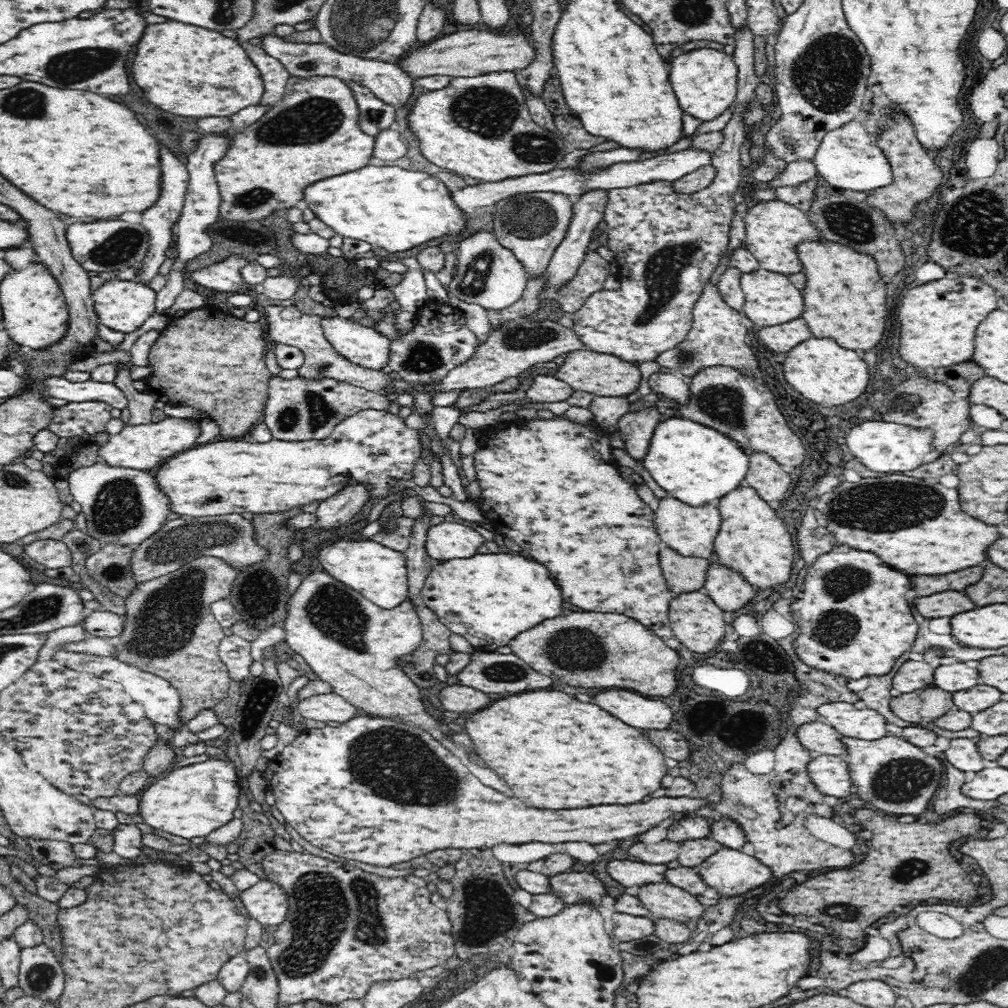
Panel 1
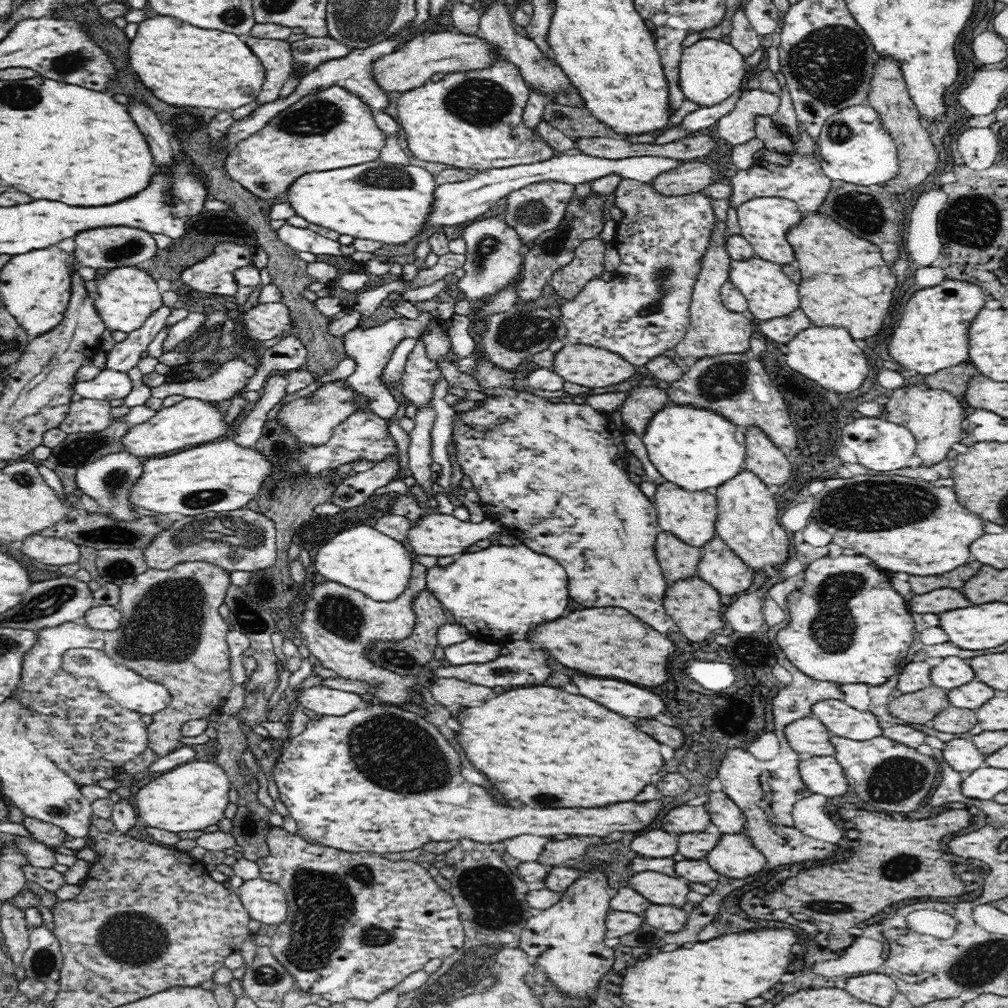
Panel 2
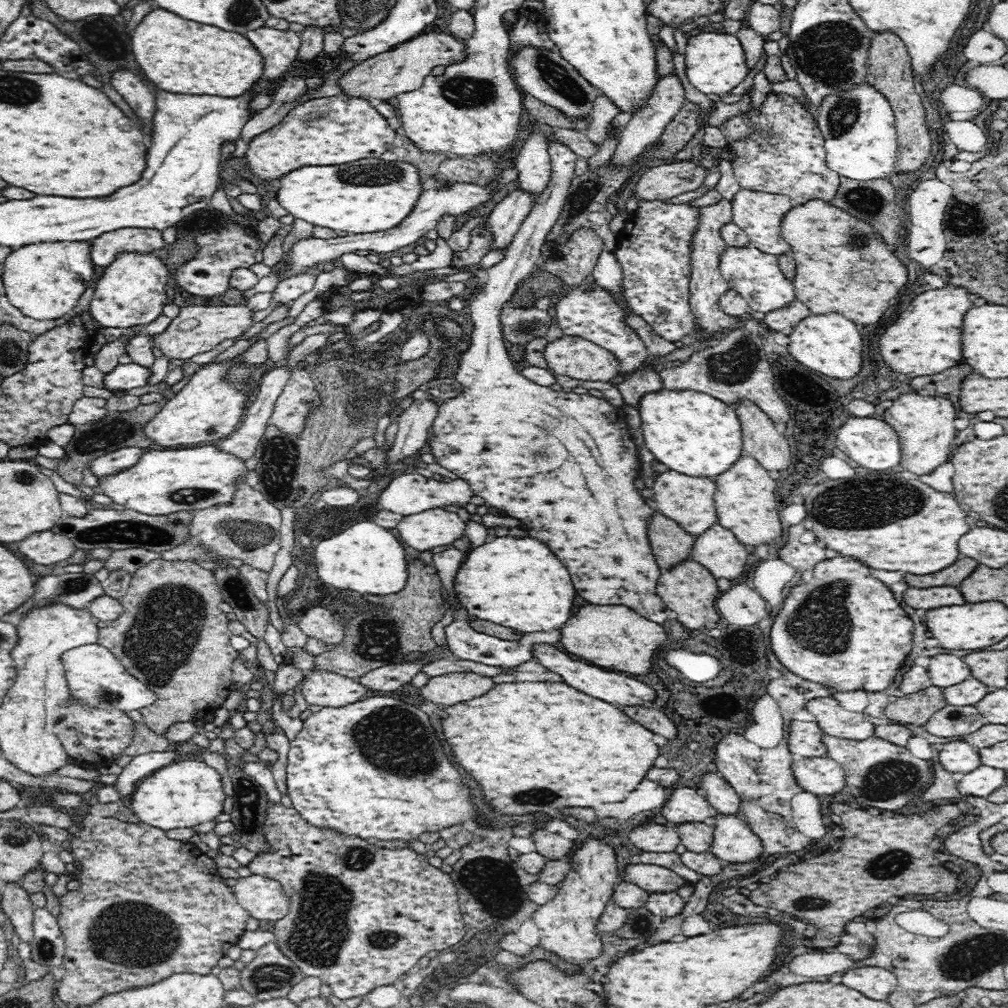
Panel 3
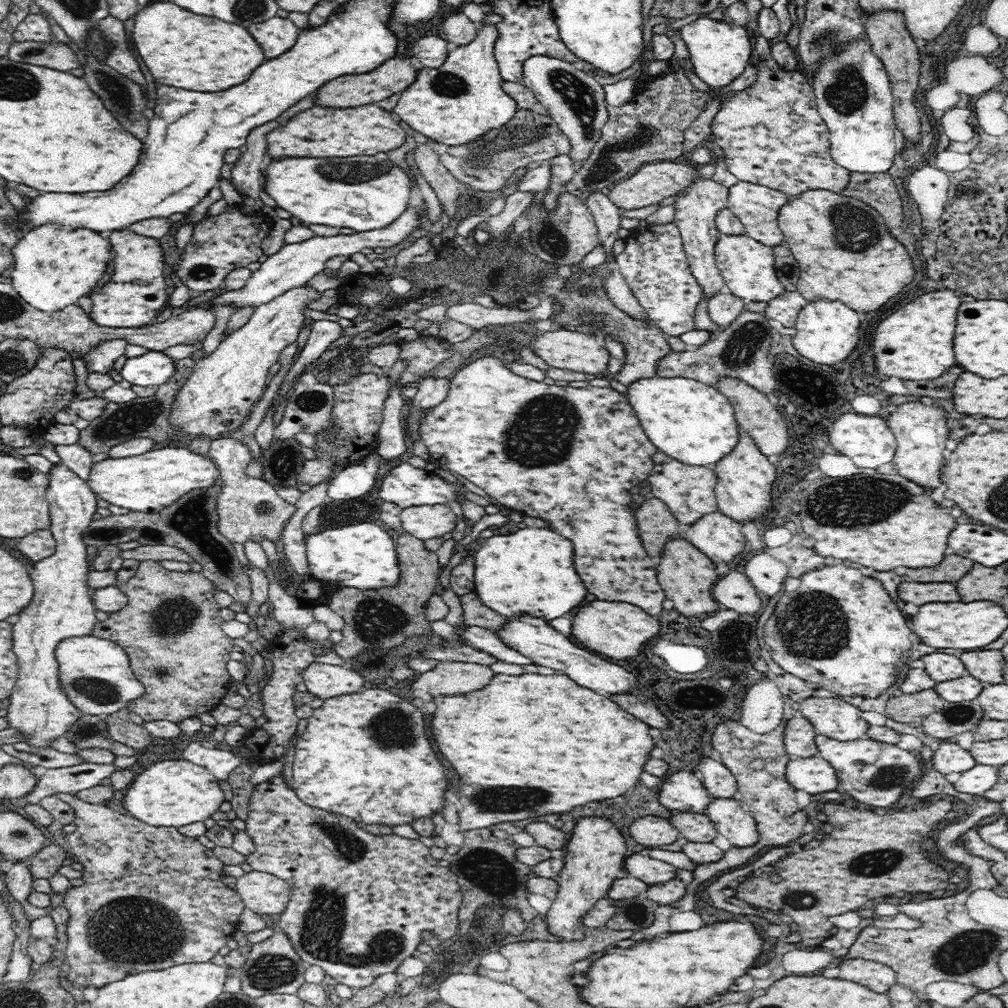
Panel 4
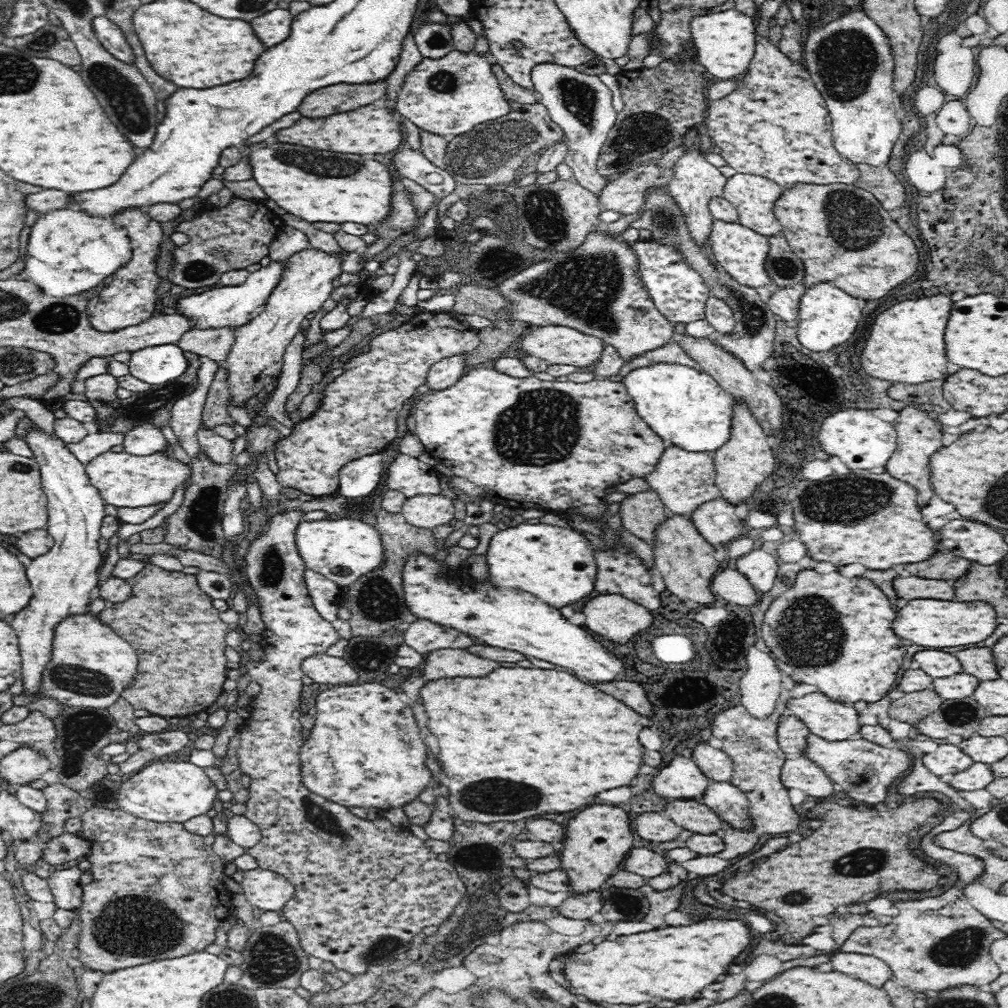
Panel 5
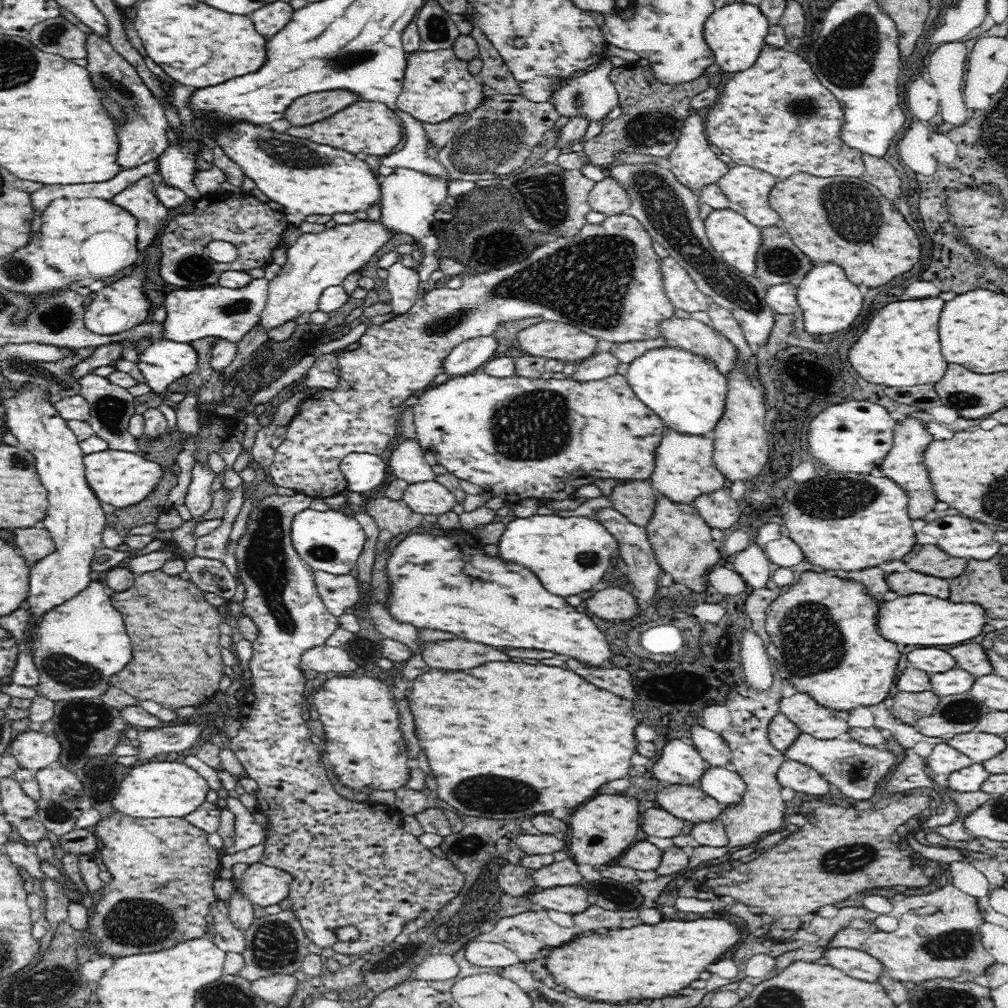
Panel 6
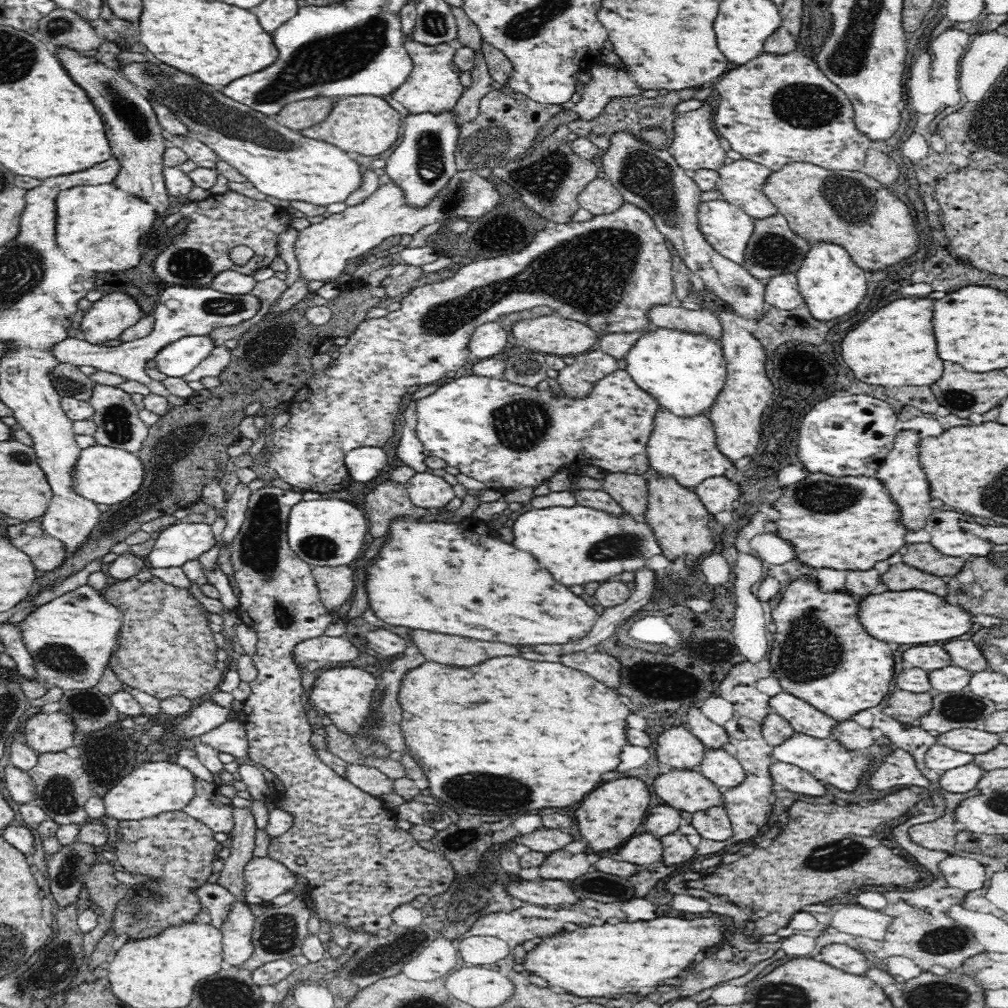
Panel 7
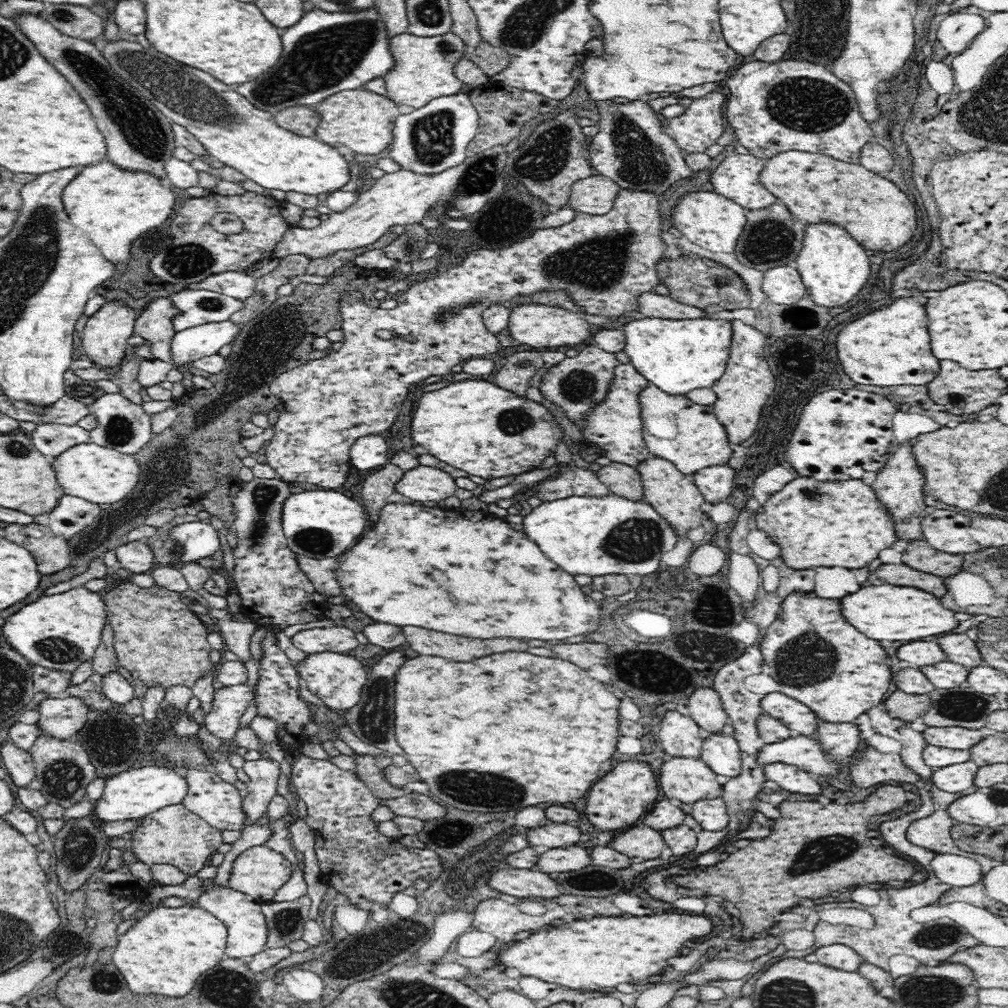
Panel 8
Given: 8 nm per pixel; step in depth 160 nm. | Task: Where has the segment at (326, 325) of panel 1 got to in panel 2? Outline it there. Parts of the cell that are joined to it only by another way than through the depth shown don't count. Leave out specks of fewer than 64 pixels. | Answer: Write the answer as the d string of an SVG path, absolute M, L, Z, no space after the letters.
M420 312L417 320L409 320L408 318L400 316L397 319L395 318L382 325L370 327L369 329L361 329L358 326L349 330L343 336L345 353L350 358L353 358L356 363L355 371L346 380L351 385L351 388L357 390L363 396L367 396L369 408L372 413L388 420L396 414L399 402L394 399L389 388L381 382L380 376L388 361L392 358L392 354L398 346L398 343L402 339L407 338L415 338L418 340L432 319L433 316L428 312Z

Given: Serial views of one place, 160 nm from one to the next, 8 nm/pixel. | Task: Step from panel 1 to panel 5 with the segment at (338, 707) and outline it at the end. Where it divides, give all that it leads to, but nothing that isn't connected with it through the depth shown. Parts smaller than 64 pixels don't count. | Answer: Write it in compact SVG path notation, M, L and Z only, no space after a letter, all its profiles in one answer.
M326 654L312 656L302 662L301 669L308 678L312 678L313 682L317 682L323 688L354 685L359 682L358 673L344 661L344 658Z

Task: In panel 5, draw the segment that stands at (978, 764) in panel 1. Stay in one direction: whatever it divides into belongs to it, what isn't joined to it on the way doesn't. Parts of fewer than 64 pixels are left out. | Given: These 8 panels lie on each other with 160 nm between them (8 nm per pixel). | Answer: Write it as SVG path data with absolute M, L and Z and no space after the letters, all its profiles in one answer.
M950 743L938 745L934 752L923 755L925 767L936 776L956 774L972 766L973 758Z

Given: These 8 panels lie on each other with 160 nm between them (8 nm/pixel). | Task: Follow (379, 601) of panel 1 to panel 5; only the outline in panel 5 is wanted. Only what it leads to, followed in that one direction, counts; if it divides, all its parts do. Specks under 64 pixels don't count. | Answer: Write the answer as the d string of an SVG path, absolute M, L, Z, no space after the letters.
M358 518L340 520L318 520L300 522L295 531L298 553L306 563L306 568L332 580L342 588L351 587L370 570L376 570L385 561L385 551L381 535L376 526Z

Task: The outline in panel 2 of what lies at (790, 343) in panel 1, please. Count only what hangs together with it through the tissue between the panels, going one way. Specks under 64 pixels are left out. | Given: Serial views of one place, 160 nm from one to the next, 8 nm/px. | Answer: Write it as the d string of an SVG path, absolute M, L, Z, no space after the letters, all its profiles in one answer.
M794 309L788 316L774 317L772 320L759 322L760 332L774 341L774 344L788 345L802 329L810 328L811 320L805 312L800 309Z

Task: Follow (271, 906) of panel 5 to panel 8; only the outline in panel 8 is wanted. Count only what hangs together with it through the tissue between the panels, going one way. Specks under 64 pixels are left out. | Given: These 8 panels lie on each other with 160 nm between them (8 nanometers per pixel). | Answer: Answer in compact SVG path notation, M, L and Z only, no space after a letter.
M265 844L252 846L236 856L229 876L229 888L251 896L256 902L274 898L276 891L290 880L291 863L280 852Z

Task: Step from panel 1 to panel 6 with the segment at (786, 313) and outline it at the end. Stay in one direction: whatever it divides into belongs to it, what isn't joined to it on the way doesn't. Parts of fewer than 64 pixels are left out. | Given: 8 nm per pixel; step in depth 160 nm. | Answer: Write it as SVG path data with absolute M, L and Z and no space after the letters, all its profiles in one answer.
M731 208L713 210L703 223L711 246L724 262L756 277L756 254L762 244L760 227Z

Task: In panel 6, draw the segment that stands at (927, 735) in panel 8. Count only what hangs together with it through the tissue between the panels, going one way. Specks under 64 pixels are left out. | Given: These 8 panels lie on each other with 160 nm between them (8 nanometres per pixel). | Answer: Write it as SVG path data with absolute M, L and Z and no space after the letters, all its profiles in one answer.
M976 730L954 735L948 738L947 743L962 754L968 755L974 763L982 763L990 760L1000 751L1006 748L1004 736L994 735Z

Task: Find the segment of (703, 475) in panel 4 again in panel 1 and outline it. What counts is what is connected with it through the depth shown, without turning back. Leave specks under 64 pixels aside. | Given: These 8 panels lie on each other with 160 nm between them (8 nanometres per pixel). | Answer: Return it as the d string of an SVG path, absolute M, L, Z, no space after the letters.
M668 496L659 500L653 522L656 533L666 547L674 549L676 553L680 553L682 556L709 560L715 552L714 542L721 528L721 520L717 504L690 505L673 496Z

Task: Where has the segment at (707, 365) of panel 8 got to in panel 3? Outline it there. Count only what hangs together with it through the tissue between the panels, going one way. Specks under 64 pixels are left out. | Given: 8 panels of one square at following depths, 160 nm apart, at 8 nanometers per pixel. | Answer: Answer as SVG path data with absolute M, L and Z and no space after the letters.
M659 389L646 392L638 402L642 434L647 448L655 459L666 464L670 470L685 473L686 476L706 476L715 479L744 453L741 424L733 406L709 393L696 389Z

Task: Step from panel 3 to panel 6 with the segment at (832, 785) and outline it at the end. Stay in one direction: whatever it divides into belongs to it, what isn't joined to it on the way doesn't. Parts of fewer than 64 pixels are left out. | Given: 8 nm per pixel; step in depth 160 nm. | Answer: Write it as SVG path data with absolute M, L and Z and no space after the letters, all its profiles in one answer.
M788 758L778 768L776 778L784 788L792 788L795 792L814 794L814 796L828 794L832 786L812 767Z

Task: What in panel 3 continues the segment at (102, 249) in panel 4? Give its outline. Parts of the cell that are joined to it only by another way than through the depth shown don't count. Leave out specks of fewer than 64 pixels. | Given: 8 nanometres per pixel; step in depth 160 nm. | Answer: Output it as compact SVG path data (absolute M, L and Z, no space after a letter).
M36 241L13 249L6 257L2 280L10 304L34 320L55 320L71 314L94 276L92 242Z

